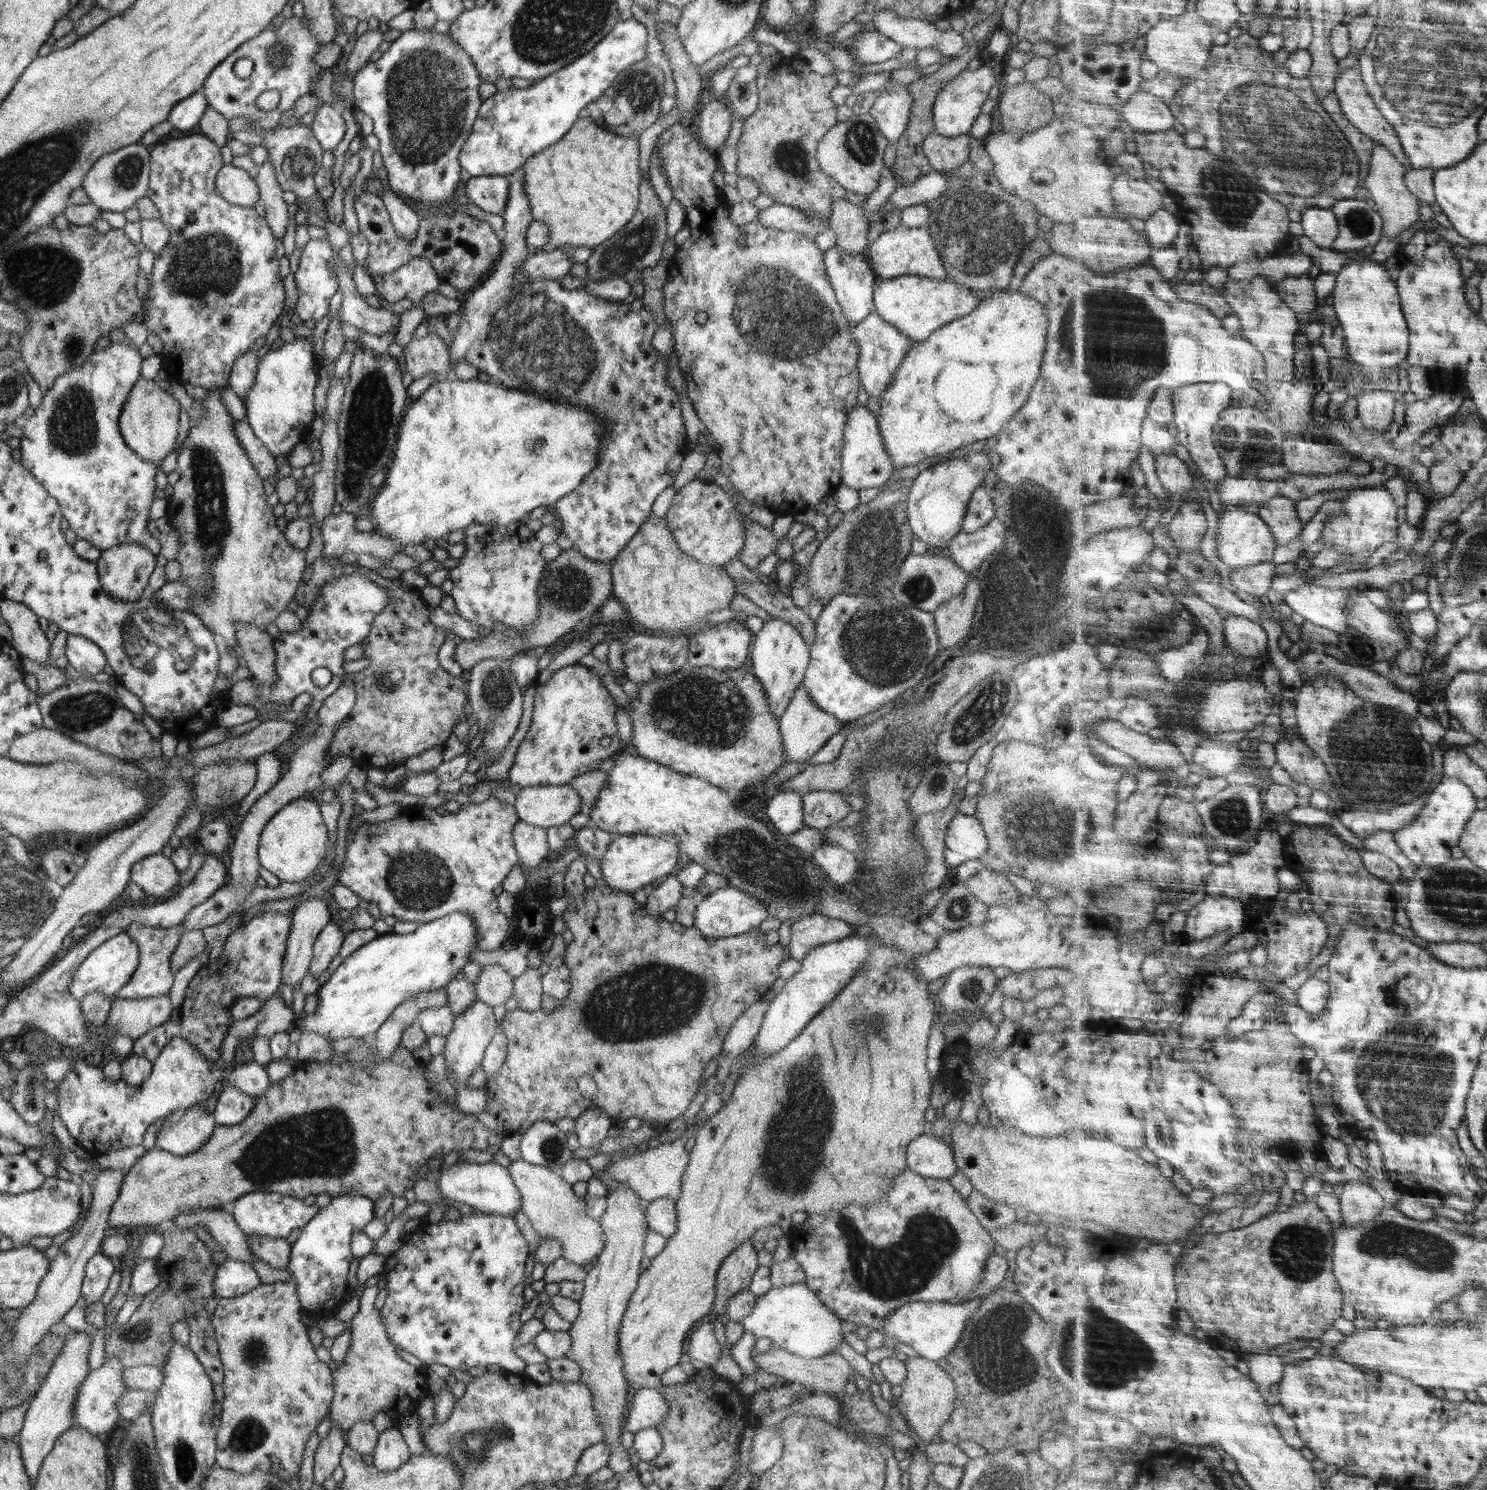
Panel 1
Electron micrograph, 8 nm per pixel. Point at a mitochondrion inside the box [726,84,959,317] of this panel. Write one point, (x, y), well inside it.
(859, 138)

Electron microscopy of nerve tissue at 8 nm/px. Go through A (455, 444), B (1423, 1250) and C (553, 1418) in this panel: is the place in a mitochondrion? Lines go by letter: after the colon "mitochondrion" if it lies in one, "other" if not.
A: other
B: mitochondrion
C: other

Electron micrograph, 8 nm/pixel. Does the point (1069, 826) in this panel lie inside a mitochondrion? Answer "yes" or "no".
yes

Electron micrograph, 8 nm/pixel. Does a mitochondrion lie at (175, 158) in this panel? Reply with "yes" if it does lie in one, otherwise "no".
no

